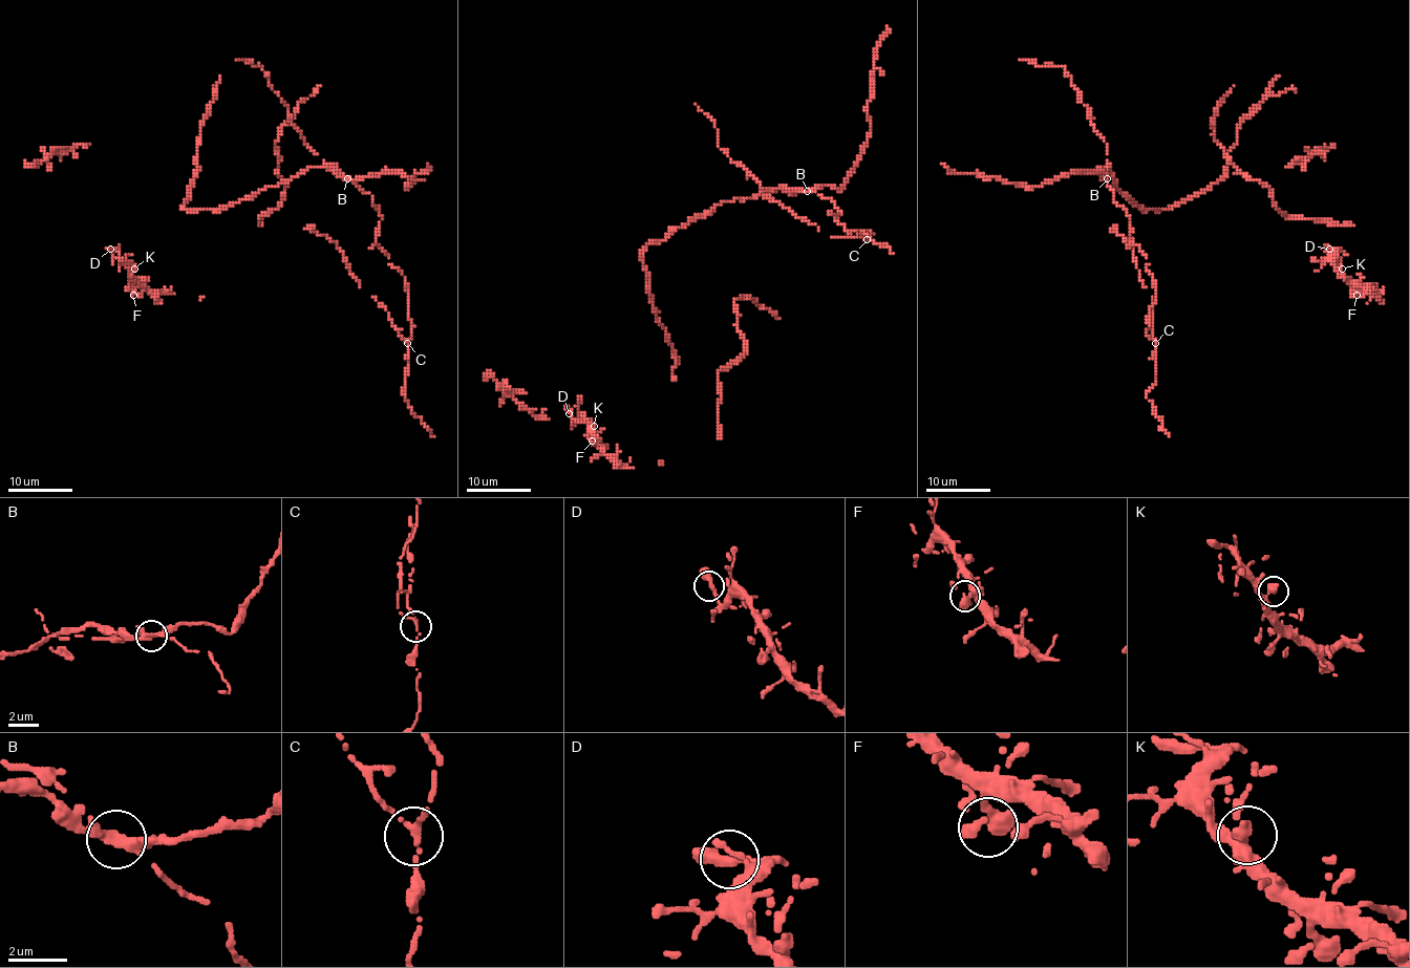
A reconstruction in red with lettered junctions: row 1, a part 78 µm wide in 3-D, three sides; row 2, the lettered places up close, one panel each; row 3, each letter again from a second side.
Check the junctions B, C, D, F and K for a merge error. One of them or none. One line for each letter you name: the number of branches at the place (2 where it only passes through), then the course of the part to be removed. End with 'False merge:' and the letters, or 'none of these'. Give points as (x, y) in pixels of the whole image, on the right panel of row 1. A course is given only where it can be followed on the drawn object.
B: 2 branches meet
False merge: B

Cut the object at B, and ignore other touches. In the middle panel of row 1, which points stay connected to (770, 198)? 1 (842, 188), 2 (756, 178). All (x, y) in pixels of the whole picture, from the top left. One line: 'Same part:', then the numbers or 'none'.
Same part: 2

